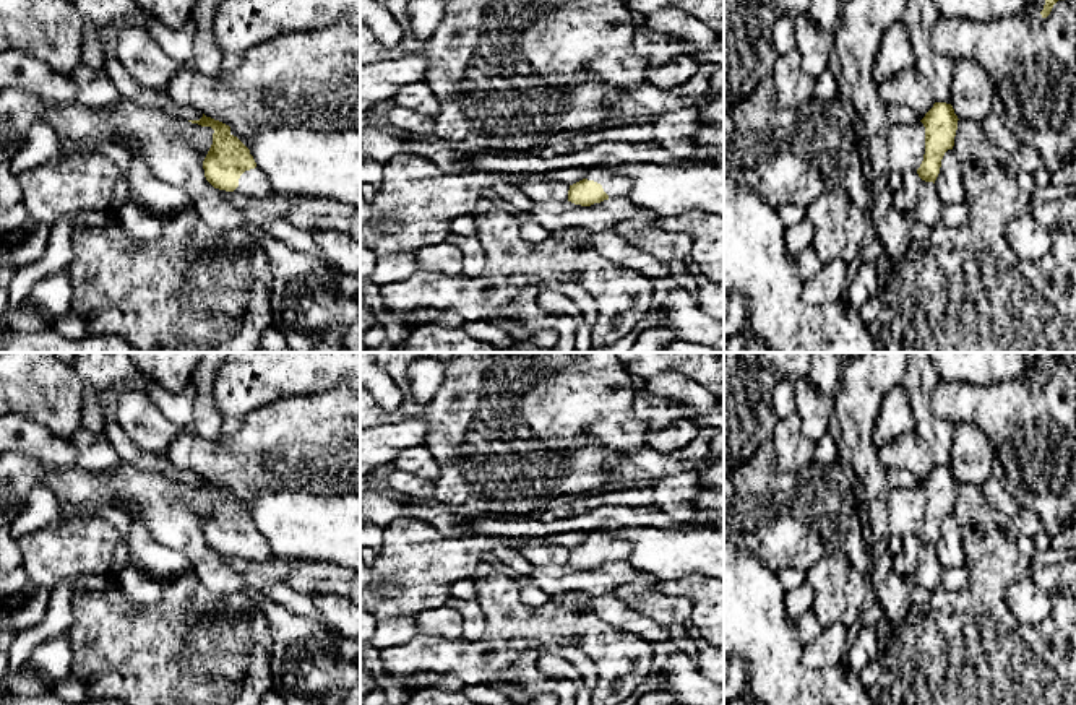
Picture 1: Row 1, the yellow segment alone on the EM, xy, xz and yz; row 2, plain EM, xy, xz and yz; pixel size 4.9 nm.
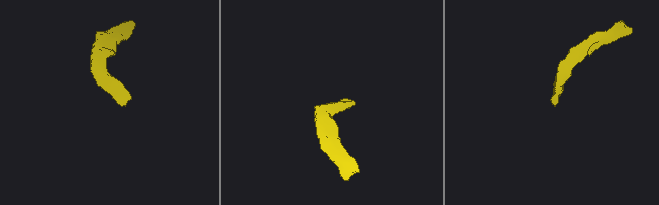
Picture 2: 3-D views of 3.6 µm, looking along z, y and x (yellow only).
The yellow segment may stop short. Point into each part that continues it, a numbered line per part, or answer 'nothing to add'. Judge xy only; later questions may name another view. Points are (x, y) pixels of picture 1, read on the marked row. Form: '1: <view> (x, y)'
1: xy (253, 184)

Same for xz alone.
1: xz (615, 185)

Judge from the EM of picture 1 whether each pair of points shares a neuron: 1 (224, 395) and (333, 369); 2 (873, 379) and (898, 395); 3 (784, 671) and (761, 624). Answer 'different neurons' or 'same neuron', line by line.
1: same neuron
2: different neurons
3: same neuron

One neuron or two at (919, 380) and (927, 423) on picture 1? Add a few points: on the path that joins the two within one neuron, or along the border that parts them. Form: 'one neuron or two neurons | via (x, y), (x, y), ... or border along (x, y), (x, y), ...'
one neuron | via (919, 390), (922, 413)

